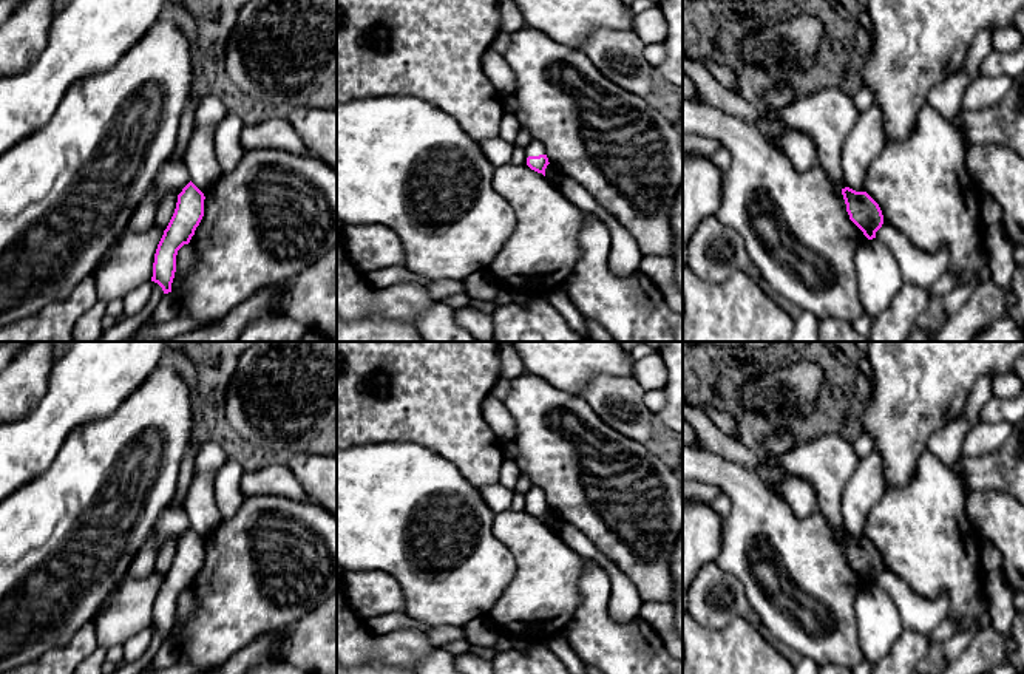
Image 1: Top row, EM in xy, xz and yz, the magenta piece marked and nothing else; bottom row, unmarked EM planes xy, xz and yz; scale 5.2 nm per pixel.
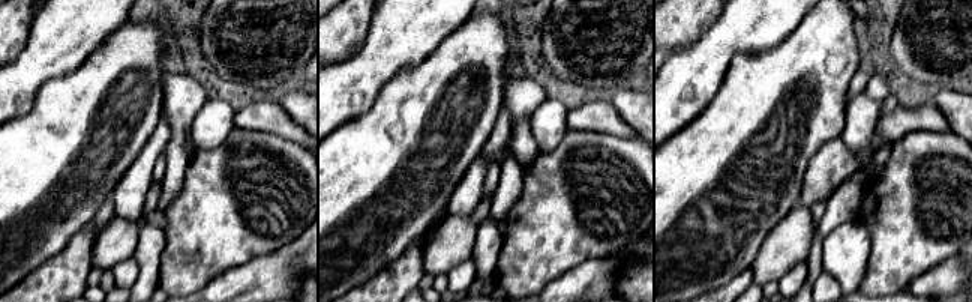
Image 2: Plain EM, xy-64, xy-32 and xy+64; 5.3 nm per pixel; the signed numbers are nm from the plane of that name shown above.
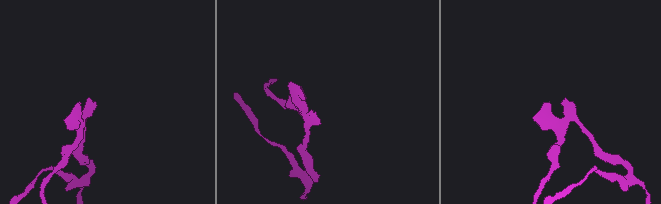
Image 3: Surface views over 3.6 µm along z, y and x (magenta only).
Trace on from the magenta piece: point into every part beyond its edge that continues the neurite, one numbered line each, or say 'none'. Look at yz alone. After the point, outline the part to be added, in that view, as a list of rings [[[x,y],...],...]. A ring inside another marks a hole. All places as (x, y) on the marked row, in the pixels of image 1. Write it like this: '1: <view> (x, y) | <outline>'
1: yz (828, 115) | [[[837,87],[820,88],[795,97],[775,116],[761,113],[761,128],[765,130],[775,117],[786,127],[805,131],[814,139],[819,165],[825,168],[832,187],[842,192],[846,187],[842,148],[859,117],[853,96]]]

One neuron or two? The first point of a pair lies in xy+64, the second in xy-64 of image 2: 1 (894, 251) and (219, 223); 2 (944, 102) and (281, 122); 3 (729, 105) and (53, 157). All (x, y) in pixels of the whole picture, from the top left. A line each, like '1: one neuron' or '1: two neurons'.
1: one neuron
2: two neurons
3: one neuron

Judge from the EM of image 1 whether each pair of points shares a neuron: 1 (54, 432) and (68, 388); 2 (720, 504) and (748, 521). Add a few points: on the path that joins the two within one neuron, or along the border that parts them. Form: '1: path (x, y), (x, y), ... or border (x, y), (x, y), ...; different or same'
1: path (56, 421), (68, 399); same
2: border (722, 492), (729, 500), (729, 512), (723, 518); different

